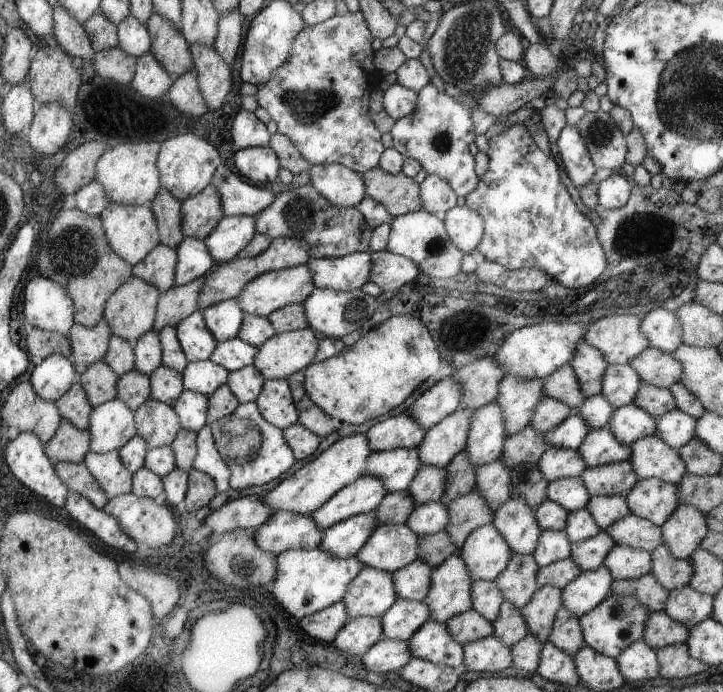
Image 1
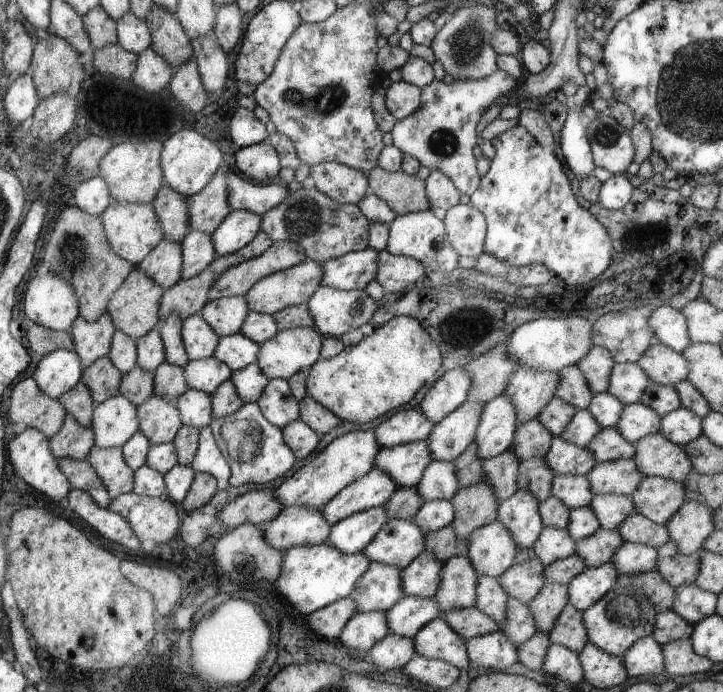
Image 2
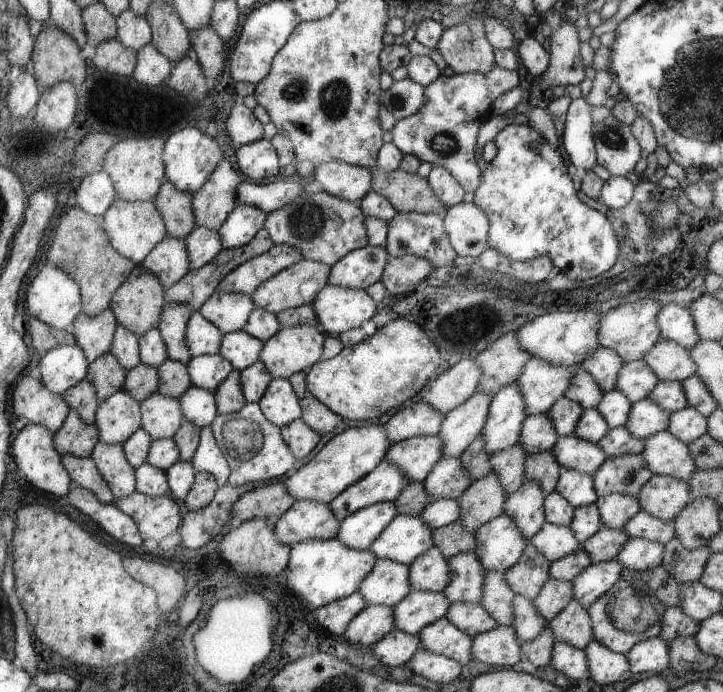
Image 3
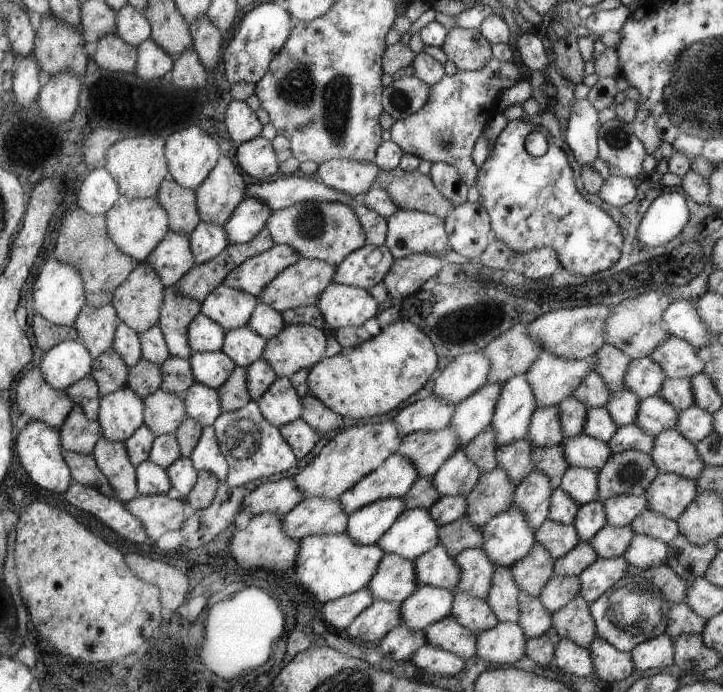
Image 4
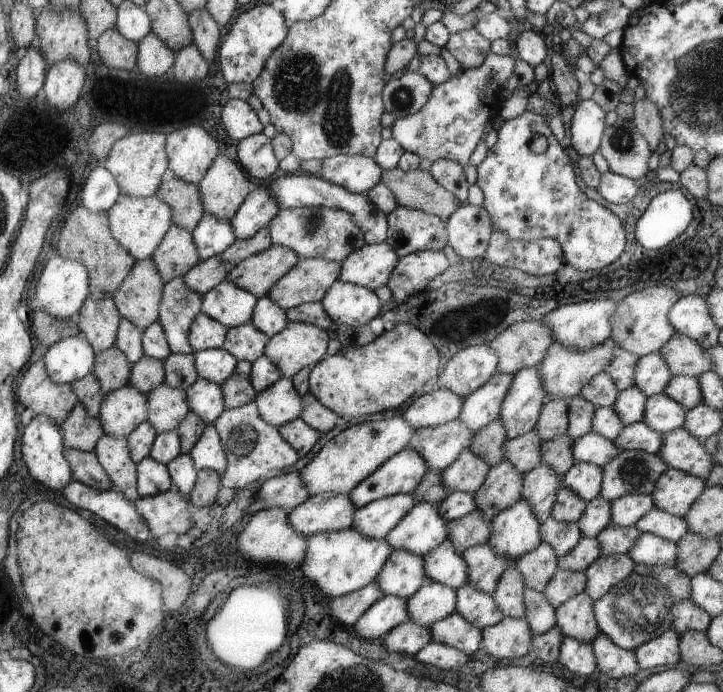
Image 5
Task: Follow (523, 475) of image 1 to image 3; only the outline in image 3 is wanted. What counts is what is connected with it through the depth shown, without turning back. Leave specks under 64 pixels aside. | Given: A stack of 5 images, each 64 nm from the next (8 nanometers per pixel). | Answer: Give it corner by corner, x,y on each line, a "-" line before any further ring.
552,451
527,455
526,468
524,468
524,472
526,472
525,480
538,482
542,486
542,490
546,492
546,496
556,491
556,488
554,488
556,480
564,471
560,463
554,460

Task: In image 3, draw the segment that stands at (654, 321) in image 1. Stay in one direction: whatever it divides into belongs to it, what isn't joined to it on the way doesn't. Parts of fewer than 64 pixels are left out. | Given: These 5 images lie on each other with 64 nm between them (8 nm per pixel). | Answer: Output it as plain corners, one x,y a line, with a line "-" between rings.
674,303
664,305
656,316
656,322
660,326
661,339
676,342
686,350
694,348
701,341
696,332
694,316
688,307
682,308

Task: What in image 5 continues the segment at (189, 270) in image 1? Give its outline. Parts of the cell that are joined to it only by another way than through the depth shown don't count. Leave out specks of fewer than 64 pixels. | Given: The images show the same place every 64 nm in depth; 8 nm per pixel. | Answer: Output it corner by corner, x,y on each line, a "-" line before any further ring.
204,214
202,220
198,222
198,226
191,233
200,260
218,256
236,241
232,223
224,222
210,214

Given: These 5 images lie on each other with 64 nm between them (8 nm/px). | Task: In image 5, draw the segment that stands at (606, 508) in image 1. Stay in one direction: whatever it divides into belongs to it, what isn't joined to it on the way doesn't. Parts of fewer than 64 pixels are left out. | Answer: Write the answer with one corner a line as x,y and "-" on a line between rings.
627,495
618,500
612,500
610,520
616,526
631,527
654,507
654,500
650,495

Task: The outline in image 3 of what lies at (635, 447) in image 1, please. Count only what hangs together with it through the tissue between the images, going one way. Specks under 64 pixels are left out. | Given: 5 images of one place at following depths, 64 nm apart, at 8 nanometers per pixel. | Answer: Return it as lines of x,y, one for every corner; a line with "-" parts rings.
667,430
644,439
642,458
653,475
671,476
687,483
698,470
688,445

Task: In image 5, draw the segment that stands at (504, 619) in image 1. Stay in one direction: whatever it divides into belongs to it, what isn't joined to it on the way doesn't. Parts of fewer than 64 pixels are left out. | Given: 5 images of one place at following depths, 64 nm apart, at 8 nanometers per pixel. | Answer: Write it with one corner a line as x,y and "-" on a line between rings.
526,589
524,591
524,606
526,606
524,620
530,624
534,635
548,632
556,625
556,609
542,592

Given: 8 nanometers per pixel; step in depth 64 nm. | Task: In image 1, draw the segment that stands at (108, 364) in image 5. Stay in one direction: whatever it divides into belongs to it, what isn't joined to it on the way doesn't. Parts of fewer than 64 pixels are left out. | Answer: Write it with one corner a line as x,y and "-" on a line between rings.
102,359
95,362
94,365
90,365
78,376
77,381
86,391
92,408
116,399
119,376
116,376
116,372
106,362
102,362

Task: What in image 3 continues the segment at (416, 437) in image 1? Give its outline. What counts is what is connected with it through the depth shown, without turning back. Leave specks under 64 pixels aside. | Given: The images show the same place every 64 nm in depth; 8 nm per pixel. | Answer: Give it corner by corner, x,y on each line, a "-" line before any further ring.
426,402
412,404
396,412
384,424
391,445
414,438
415,436
434,436
443,426
444,414

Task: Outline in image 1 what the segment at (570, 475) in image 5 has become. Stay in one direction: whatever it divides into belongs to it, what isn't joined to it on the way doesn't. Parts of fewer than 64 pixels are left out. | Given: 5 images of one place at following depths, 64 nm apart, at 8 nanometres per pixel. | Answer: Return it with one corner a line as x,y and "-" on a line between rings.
580,477
553,480
546,488
546,500
560,504
568,512
582,510
590,498

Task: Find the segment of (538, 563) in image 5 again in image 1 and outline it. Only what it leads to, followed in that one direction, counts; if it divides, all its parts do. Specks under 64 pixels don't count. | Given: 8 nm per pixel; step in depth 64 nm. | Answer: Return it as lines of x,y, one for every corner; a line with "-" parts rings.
515,554
507,568
496,577
495,583
510,606
521,609
530,602
530,598
539,588
536,580
538,568
534,556

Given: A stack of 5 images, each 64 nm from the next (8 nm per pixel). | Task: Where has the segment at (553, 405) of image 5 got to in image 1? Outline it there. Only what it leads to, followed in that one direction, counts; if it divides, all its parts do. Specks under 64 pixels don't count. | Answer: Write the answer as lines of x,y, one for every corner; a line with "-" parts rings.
528,425
522,428
518,434
507,438
504,442
502,460
504,466
509,469
522,466
523,464
537,464
542,454
549,447
544,442
545,433
536,432
536,428

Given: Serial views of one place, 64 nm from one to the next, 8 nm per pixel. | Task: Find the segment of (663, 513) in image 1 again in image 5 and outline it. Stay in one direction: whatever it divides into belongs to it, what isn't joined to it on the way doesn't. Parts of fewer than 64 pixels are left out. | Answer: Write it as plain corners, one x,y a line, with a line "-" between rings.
667,468
659,482
656,482
655,492
650,496
658,510
682,518
687,516
688,510
705,489
704,479

